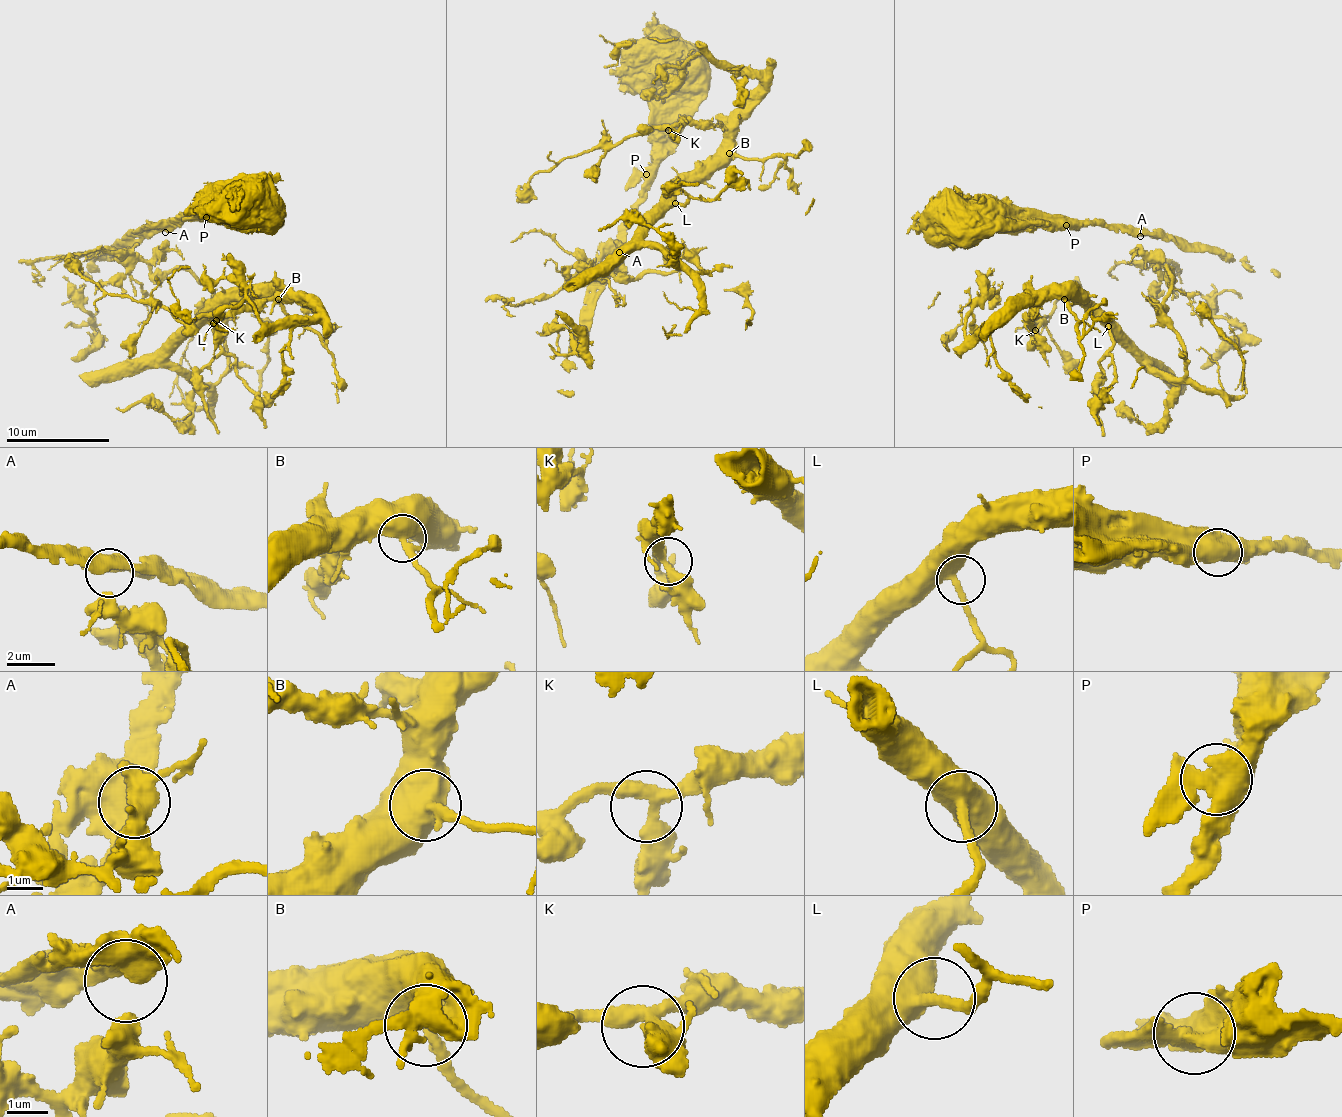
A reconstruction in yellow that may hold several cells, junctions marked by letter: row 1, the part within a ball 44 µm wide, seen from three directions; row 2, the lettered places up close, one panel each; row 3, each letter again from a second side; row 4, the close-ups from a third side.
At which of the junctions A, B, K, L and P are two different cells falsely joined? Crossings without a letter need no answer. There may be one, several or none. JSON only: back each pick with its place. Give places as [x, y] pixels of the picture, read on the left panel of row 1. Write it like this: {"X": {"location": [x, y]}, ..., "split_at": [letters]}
{"split_at": []}

